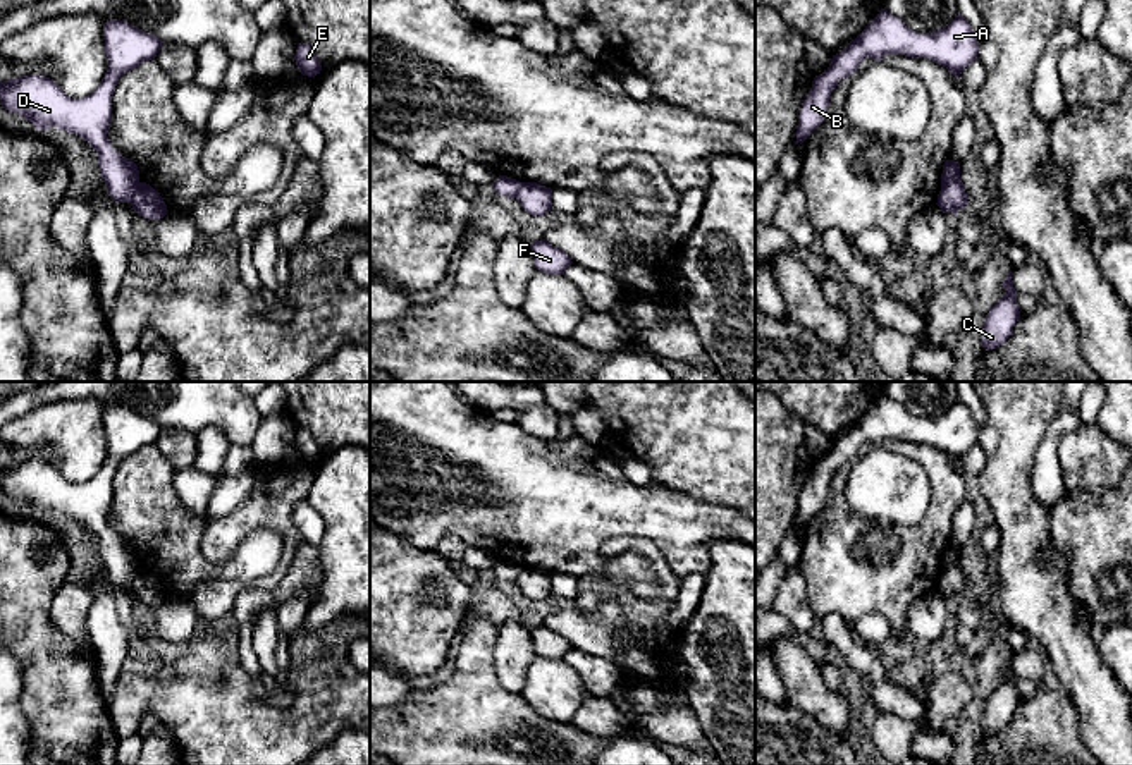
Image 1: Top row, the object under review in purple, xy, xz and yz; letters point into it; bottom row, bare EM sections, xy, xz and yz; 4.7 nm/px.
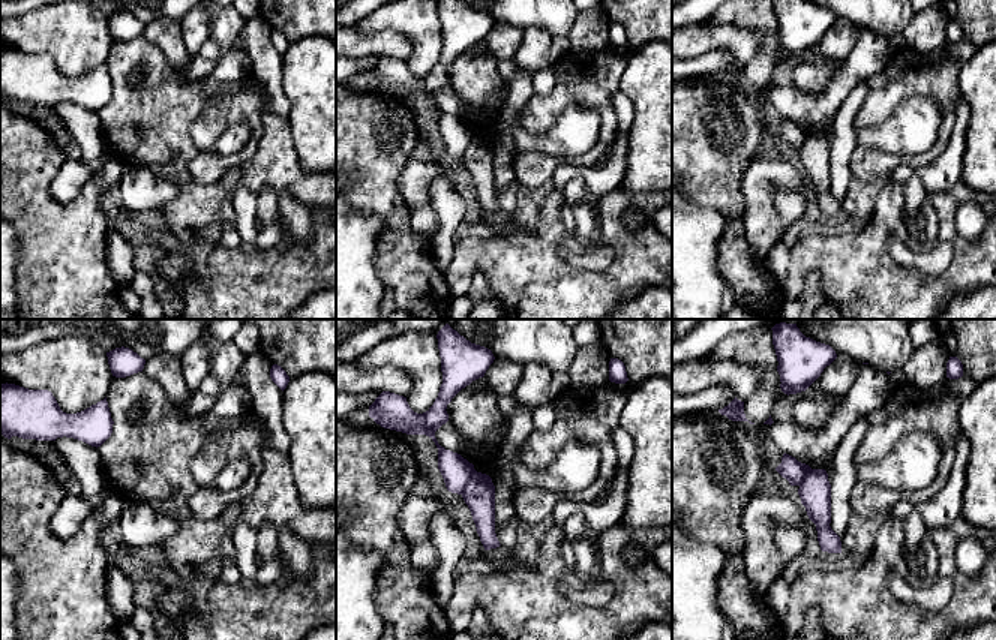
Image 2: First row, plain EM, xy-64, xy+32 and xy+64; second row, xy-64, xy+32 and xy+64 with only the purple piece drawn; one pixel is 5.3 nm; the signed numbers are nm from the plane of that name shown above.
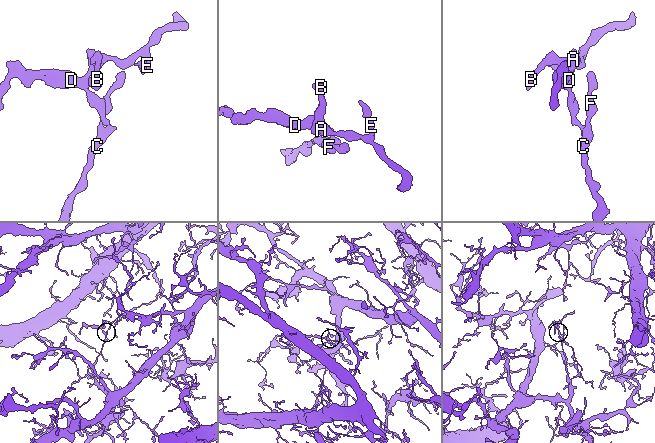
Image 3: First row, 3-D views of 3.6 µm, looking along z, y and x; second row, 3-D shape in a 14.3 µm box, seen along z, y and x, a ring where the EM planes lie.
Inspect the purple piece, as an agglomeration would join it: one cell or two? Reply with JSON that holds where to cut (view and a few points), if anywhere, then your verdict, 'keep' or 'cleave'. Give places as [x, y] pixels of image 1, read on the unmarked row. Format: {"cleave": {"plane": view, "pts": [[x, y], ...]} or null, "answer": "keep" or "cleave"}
{"cleave": {"plane": "xy", "pts": [[140, 568], [128, 587]]}, "answer": "cleave"}

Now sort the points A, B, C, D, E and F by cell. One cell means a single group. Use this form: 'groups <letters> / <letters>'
groups A B D E / C F

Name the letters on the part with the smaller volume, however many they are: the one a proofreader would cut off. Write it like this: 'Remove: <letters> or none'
Remove: A, B, D, E

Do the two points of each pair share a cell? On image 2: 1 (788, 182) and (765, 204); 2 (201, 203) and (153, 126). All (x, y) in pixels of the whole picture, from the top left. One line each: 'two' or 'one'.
1: one
2: one

